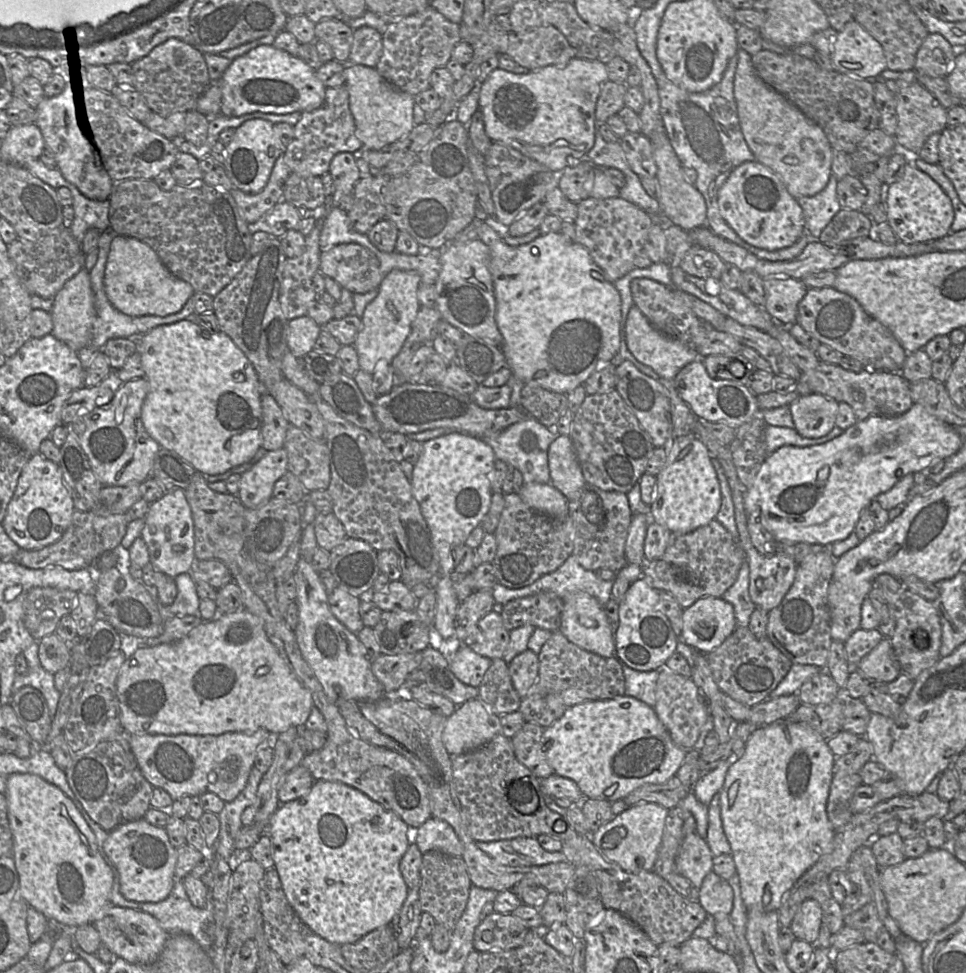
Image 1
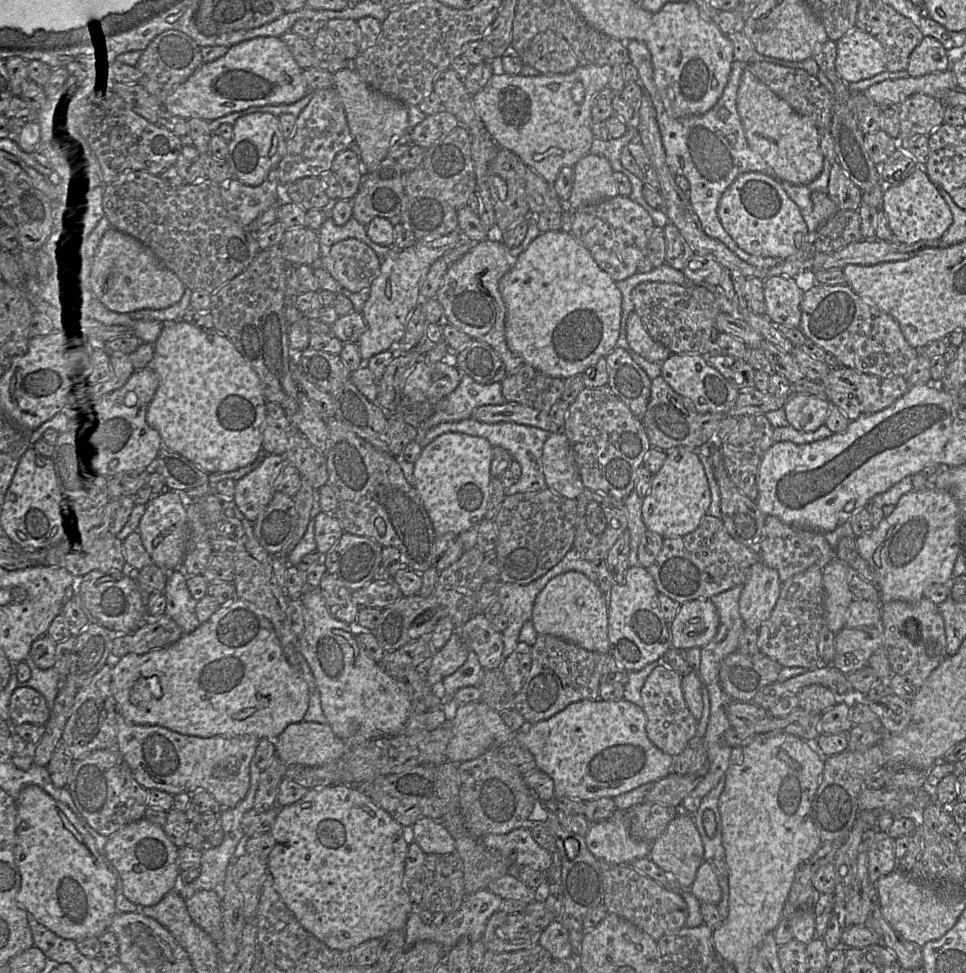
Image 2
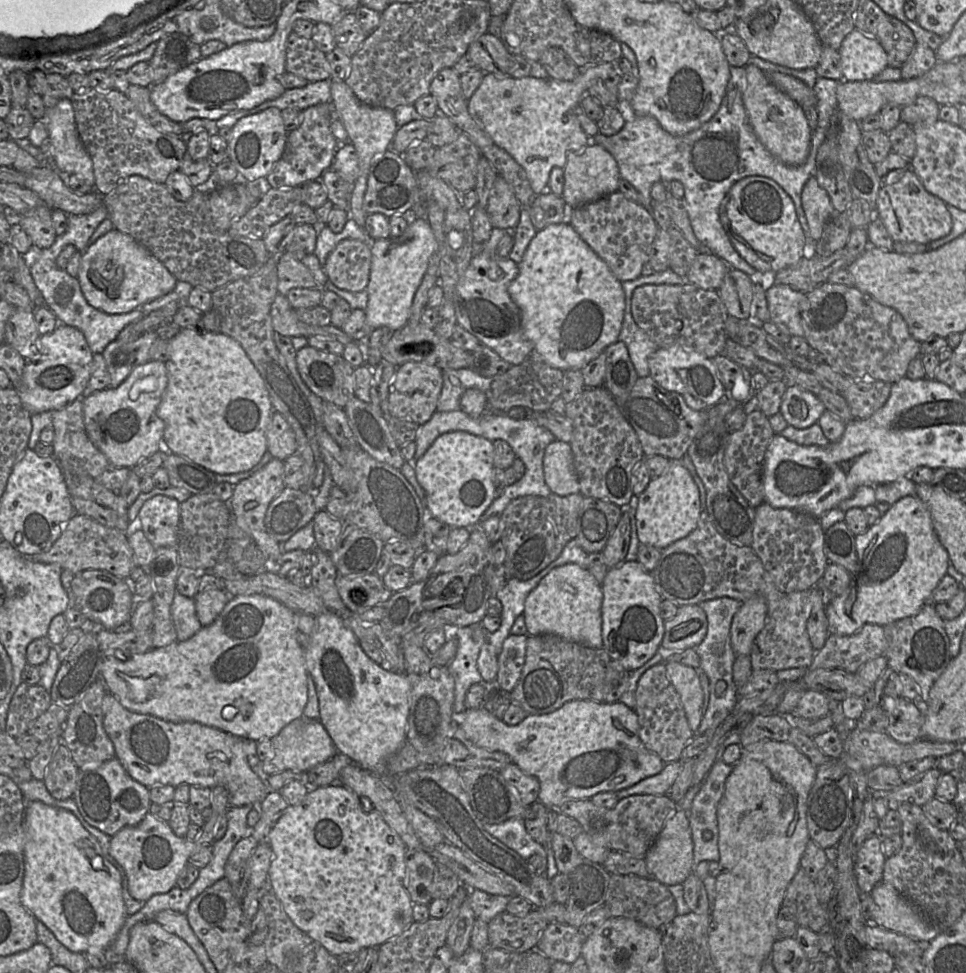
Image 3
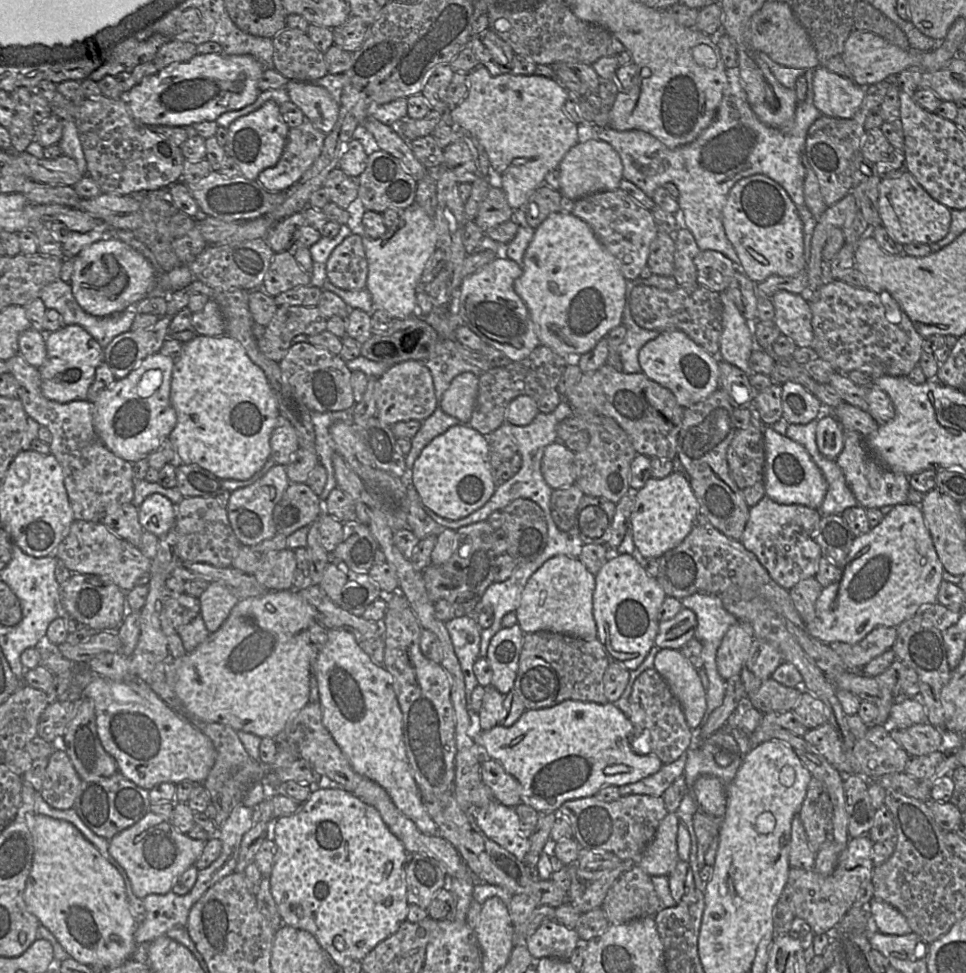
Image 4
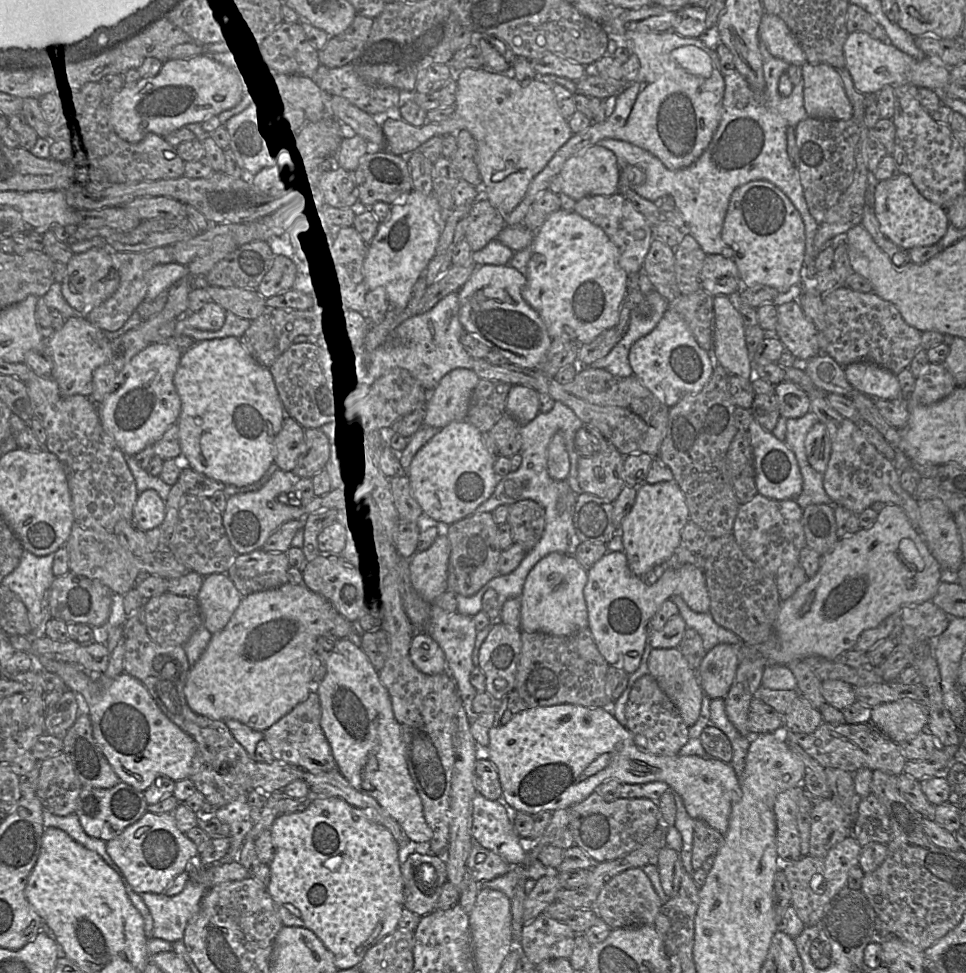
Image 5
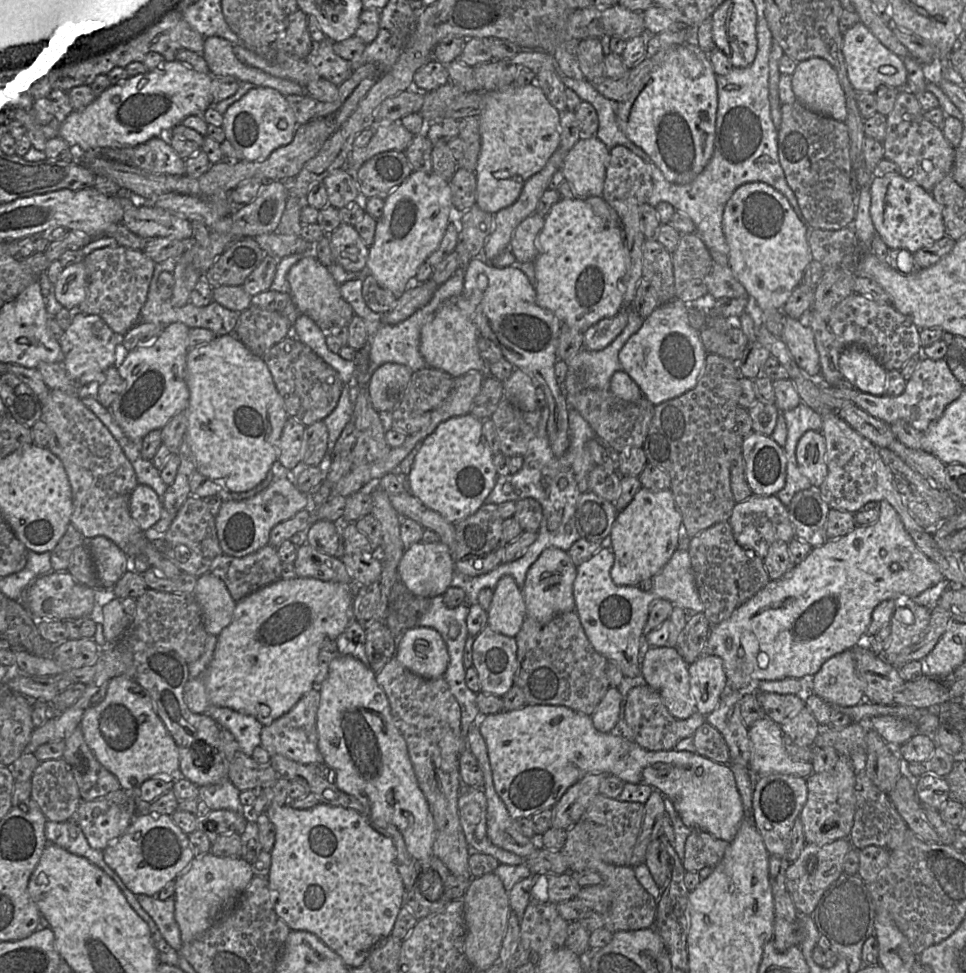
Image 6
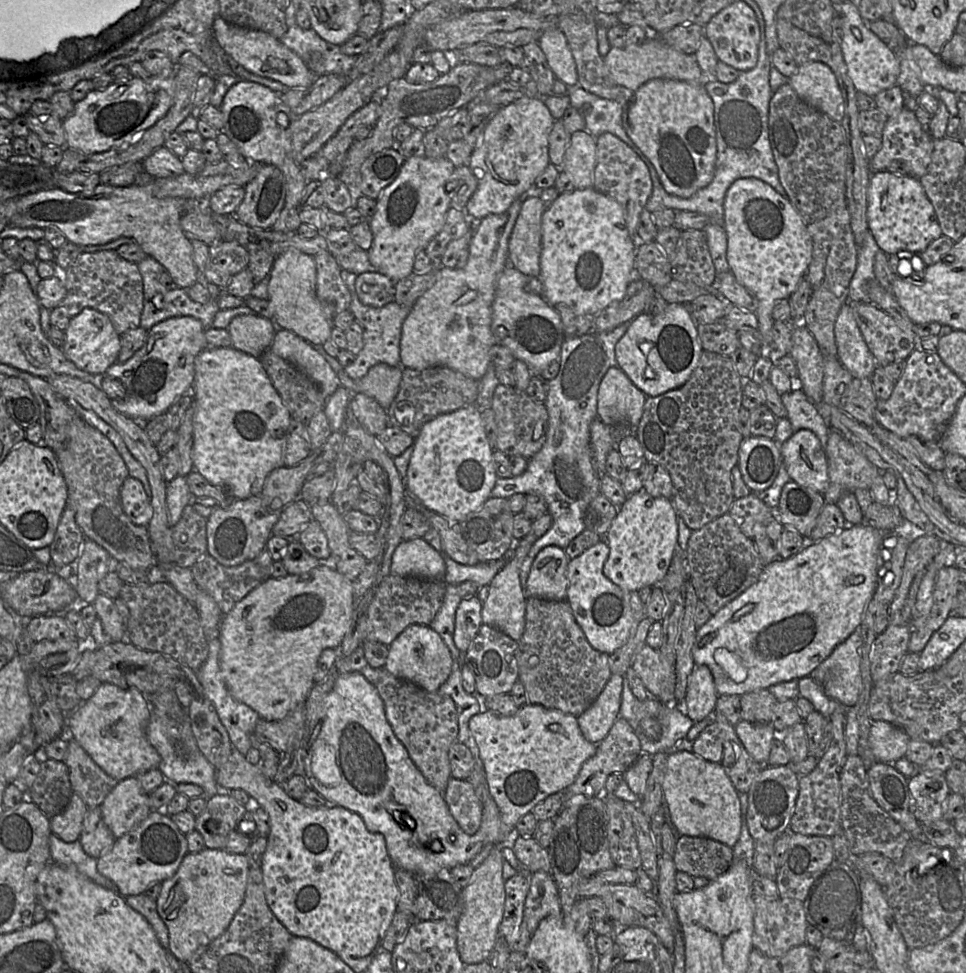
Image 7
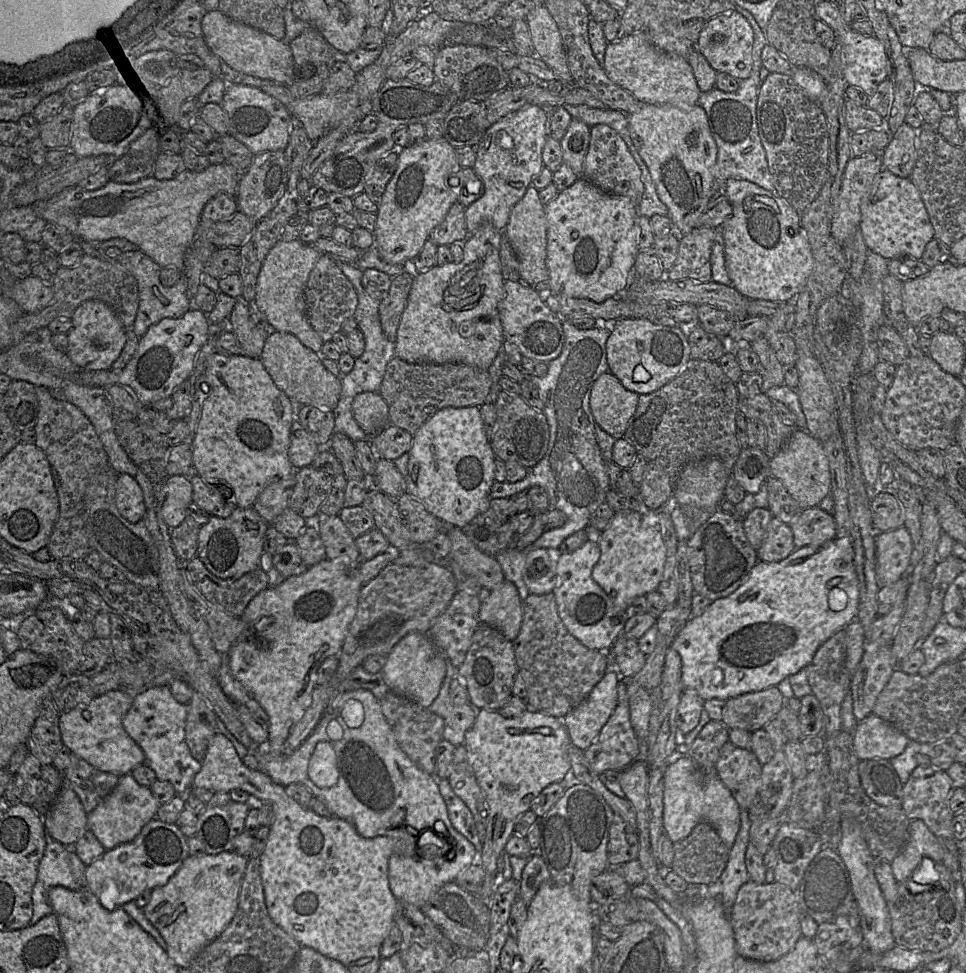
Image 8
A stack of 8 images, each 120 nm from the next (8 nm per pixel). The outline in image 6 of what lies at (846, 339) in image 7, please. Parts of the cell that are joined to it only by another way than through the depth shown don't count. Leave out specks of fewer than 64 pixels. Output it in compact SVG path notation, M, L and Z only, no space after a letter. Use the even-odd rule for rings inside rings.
M850 345L842 349L840 371L854 388L873 395L886 395L887 370L865 349Z

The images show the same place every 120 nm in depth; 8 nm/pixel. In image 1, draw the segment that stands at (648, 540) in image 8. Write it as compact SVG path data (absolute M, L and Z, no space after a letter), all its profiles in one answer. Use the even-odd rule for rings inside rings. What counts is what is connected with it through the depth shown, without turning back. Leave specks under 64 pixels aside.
M693 434L674 438L672 443L666 443L662 448L666 451L666 462L656 477L655 496L650 510L653 520L665 527L671 533L689 533L699 527L707 525L715 519L721 506L721 489L717 473L705 444Z

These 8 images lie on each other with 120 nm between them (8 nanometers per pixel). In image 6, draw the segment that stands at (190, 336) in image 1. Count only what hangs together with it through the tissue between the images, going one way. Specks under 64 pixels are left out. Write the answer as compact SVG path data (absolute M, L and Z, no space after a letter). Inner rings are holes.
M233 333L216 336L211 342L188 350L185 381L189 390L185 439L190 445L196 471L229 492L246 492L256 487L273 463L278 462L278 444L289 417L263 358L253 354Z

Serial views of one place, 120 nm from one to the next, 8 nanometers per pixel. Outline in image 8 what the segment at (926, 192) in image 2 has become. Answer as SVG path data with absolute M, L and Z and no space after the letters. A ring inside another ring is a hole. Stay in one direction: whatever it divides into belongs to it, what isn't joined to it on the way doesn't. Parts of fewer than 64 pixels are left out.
M881 170L861 206L860 229L869 251L887 260L908 256L921 259L926 245L934 238L934 229L921 194L910 178L901 178Z

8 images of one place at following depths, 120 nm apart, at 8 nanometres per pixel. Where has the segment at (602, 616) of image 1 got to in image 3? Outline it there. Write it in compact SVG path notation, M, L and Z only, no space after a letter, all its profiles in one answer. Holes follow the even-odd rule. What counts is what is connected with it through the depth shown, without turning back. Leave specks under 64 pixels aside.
M568 563L552 569L529 593L523 616L527 636L552 634L590 648L602 648L601 585L588 569Z

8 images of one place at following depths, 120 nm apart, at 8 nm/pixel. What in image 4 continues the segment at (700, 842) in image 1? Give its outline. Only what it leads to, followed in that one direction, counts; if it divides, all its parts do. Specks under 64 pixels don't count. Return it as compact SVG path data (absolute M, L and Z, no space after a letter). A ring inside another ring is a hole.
M668 813L660 822L653 840L644 850L639 867L649 876L668 876L680 860L677 850L679 818Z

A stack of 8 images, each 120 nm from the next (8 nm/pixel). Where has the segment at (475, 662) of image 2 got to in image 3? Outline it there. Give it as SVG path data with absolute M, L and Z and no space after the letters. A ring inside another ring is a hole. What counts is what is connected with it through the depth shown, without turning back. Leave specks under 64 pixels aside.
M447 625L443 627L447 634L447 640L454 638L457 641L457 652L453 660L448 664L448 670L455 683L454 714L460 717L466 710L465 697L469 688L473 684L480 684L483 679L477 669L477 660L480 653L481 644L477 644L473 637L473 626L458 627Z

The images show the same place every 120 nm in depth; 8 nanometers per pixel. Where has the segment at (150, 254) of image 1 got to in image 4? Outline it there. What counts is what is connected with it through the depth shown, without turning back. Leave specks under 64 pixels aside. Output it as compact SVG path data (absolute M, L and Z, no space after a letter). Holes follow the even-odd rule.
M105 238L85 246L75 257L71 280L73 296L80 307L92 316L109 316L132 308L156 286L154 266L138 251L118 238Z

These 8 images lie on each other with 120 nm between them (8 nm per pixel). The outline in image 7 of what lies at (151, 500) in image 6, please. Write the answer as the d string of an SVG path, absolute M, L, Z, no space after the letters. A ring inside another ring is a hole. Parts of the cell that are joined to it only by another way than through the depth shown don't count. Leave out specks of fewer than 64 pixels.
M127 477L121 487L121 505L127 517L138 526L148 527L153 515L151 498L138 479Z

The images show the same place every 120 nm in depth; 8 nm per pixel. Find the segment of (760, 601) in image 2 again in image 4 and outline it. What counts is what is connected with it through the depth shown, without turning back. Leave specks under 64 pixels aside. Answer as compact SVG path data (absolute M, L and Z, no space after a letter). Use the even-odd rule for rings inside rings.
M737 621L729 627L716 654L717 670L724 680L740 674L753 639L749 623Z

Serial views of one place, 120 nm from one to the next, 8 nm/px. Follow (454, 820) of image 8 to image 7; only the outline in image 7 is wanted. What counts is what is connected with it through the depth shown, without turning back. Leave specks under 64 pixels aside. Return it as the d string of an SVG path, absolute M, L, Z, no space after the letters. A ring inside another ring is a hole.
M451 777L443 794L448 809L460 828L474 835L482 821L482 802L468 780Z

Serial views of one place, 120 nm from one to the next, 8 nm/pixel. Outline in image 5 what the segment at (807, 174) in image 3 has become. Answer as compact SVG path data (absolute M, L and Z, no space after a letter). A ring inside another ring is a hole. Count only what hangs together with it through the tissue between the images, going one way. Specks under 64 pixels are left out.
M761 41L759 49L766 82L764 92L755 93L737 70L725 75L721 120L708 147L690 166L670 170L650 152L623 140L604 138L597 144L615 154L620 170L633 165L644 171L645 182L631 187L641 197L652 202L665 195L674 198L676 208L685 221L685 232L695 238L706 255L733 258L734 252L722 240L721 232L734 190L754 180L773 183L787 195L803 219L806 237L804 276L813 275L817 272L814 264L819 252L815 249L814 237L819 225L809 212L799 172L787 151L787 129L795 128L808 117L804 107L803 82L795 84L790 95L782 96L778 91L779 78L787 72L790 64L774 57Z

